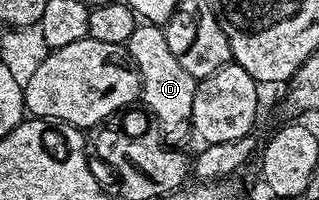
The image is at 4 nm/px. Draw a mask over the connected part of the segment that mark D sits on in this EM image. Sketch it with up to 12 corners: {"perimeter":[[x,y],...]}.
{"perimeter":[[158,24],[125,47],[168,145],[190,137],[197,83]]}

